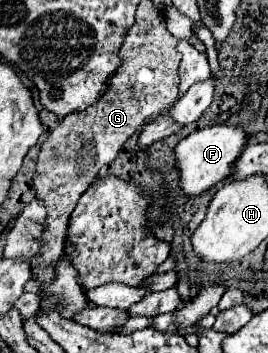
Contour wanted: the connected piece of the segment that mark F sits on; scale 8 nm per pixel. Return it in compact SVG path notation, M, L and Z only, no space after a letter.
M213 125L197 129L189 137L185 137L175 147L177 167L181 171L181 189L185 191L185 195L199 195L209 187L217 185L219 181L225 181L229 175L233 175L235 159L239 159L239 155L243 153L245 143L247 143L247 131L235 125Z

